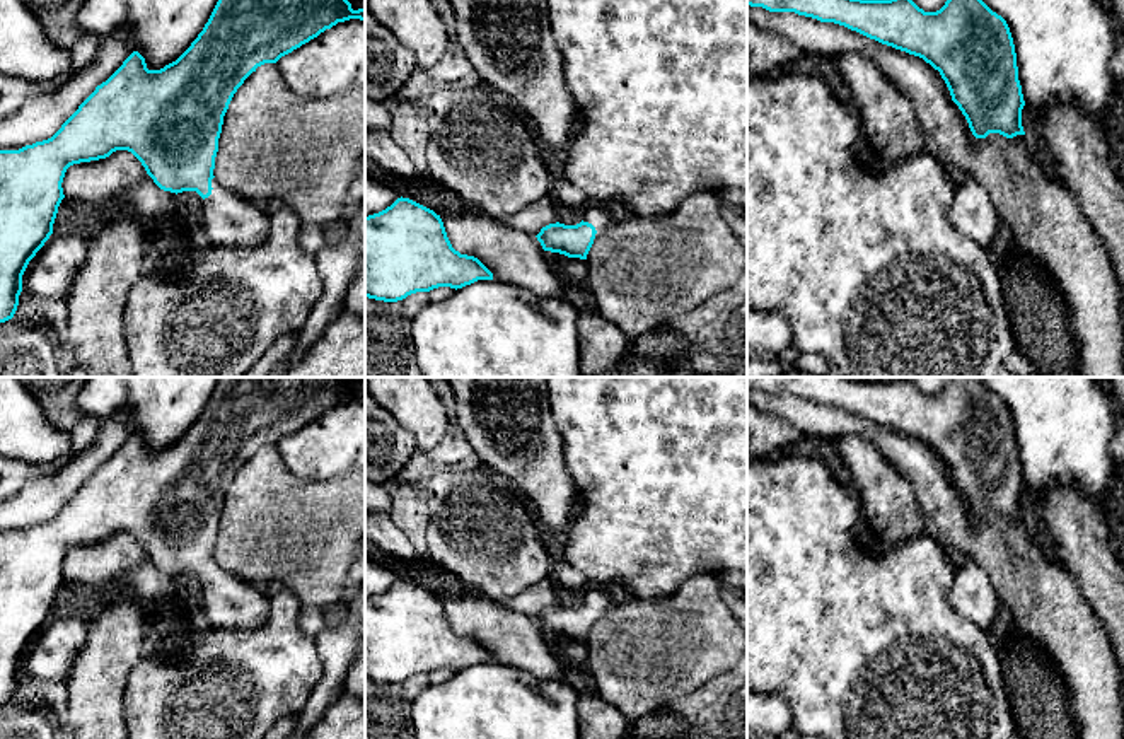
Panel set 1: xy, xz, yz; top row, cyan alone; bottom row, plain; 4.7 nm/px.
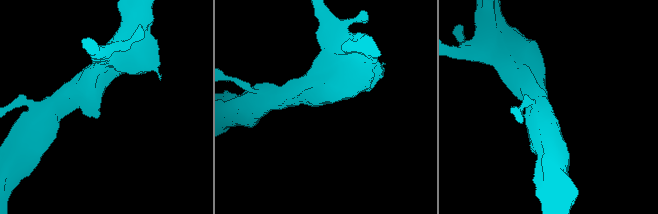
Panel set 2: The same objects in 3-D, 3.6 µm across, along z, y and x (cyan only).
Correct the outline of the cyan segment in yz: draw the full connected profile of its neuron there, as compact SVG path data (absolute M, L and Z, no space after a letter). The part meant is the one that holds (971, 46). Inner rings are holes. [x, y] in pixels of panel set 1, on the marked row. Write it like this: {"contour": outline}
{"contour": "M747 0L747 5L834 22L919 56L940 72L976 138L986 138L989 133L1006 138L1025 135L1022 126L1025 101L1013 38L1006 20L982 0L947 0L936 12L924 12L913 0Z"}

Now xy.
{"contour": "M218 0L203 31L176 61L160 70L148 70L145 58L133 51L51 138L19 150L0 150L0 323L14 317L22 292L22 275L53 234L58 207L65 198L61 183L67 169L73 164L106 159L116 150L131 152L160 189L176 195L196 191L203 198L198 229L210 244L223 247L261 244L268 232L264 208L222 186L211 186L223 116L237 89L258 67L276 63L326 29L350 19L365 20L365 7L353 10L348 0Z"}

